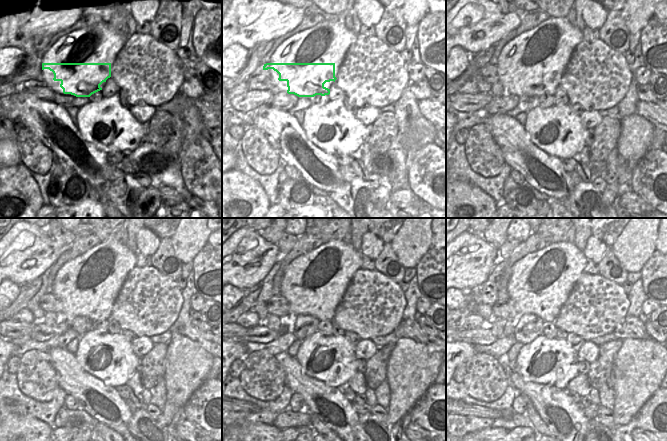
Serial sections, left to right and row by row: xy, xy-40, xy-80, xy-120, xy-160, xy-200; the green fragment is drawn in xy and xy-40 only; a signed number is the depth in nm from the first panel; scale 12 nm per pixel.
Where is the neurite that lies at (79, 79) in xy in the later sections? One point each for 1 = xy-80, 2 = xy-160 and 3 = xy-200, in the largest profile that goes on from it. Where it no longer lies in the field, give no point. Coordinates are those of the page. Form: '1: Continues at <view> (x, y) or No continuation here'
1: Continues at xy-80 (530, 79)
2: Continues at xy-160 (308, 300)
3: Continues at xy-200 (534, 300)

